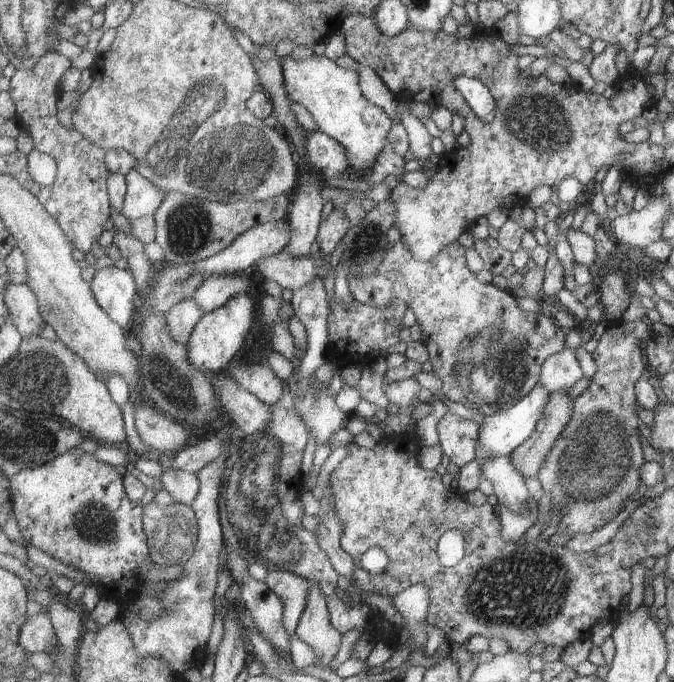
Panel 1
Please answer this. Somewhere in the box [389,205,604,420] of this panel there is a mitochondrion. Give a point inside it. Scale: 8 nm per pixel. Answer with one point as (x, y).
(491, 362)

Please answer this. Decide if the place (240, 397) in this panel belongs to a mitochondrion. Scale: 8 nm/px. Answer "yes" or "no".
no

